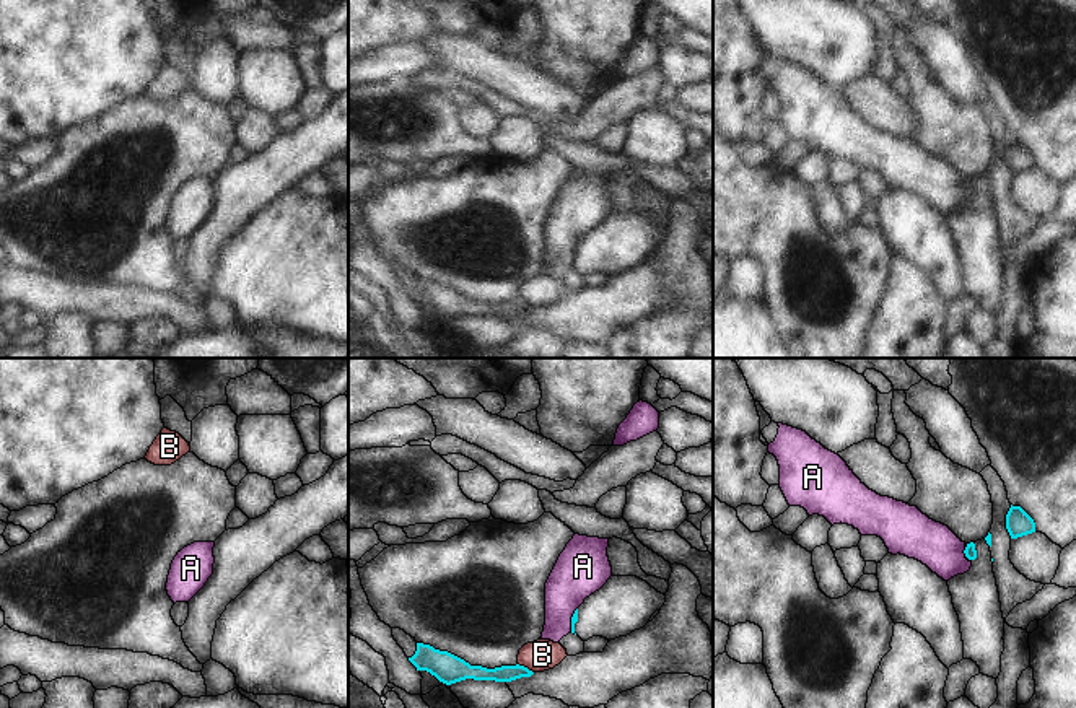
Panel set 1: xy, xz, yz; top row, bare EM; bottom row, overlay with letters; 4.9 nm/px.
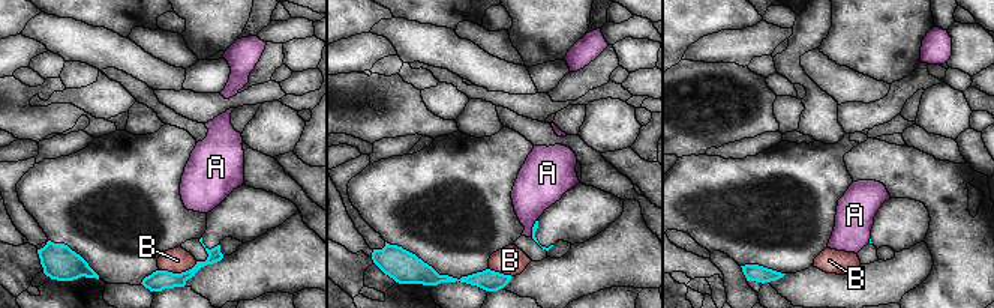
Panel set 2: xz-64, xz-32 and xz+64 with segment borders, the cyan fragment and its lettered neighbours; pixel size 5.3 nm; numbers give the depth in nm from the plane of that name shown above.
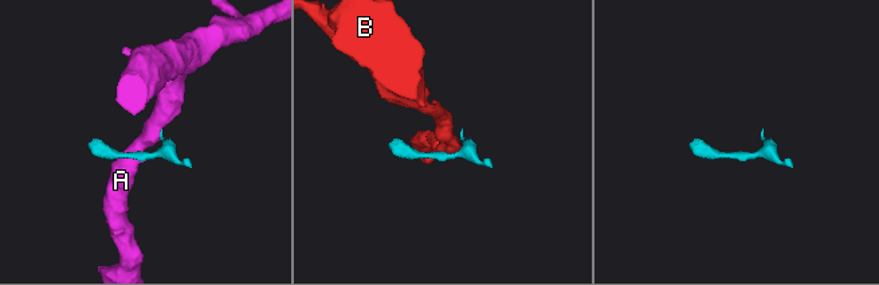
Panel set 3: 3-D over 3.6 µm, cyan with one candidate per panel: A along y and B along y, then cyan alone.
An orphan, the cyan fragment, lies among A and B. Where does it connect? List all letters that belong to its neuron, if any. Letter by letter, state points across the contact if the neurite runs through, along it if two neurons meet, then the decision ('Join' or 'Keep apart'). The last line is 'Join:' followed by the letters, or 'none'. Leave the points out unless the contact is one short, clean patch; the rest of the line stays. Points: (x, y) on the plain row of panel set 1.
A: Boundary: yz (966, 183), (964, 191). Keep apart
B: Boundary: xz (518, 298), (533, 308). Keep apart
Join: none

